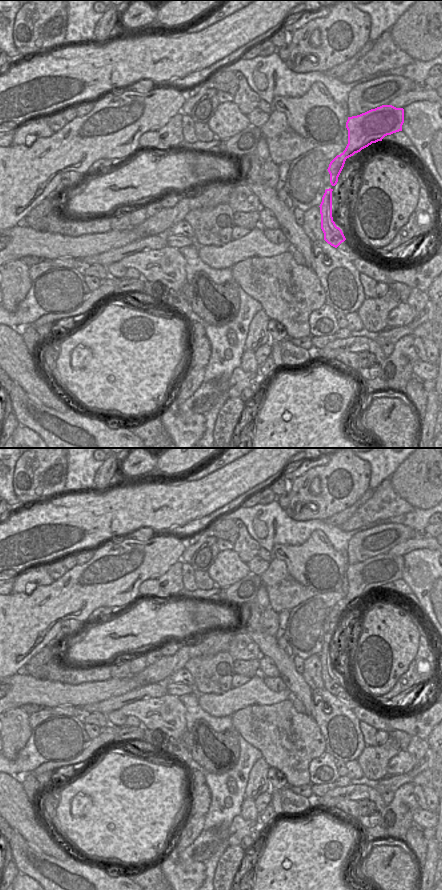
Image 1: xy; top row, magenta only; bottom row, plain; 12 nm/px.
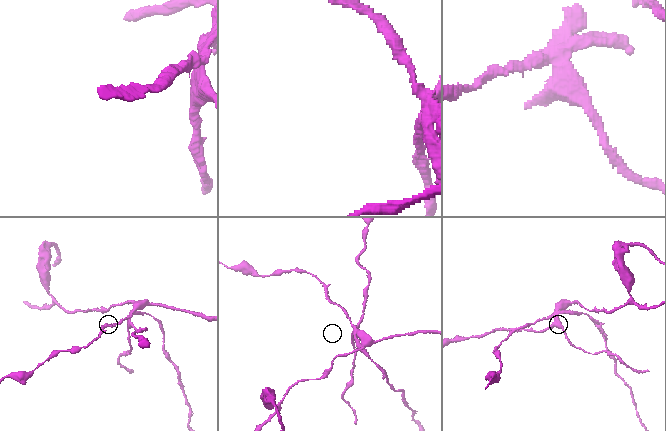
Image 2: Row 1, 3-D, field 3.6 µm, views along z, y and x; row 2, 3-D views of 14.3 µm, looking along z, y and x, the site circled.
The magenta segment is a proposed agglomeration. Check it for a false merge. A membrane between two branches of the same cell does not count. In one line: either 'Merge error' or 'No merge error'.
Merge error.

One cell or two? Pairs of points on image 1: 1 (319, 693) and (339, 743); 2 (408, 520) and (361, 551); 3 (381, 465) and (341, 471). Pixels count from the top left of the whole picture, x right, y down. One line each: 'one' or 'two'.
1: one
2: two
3: two

